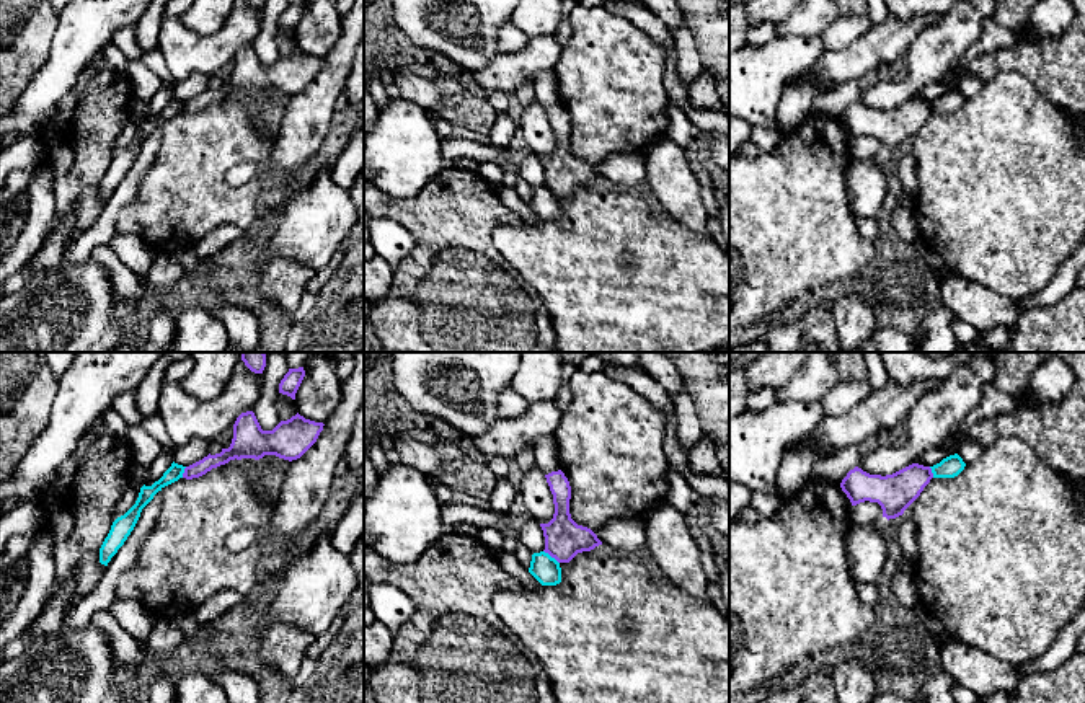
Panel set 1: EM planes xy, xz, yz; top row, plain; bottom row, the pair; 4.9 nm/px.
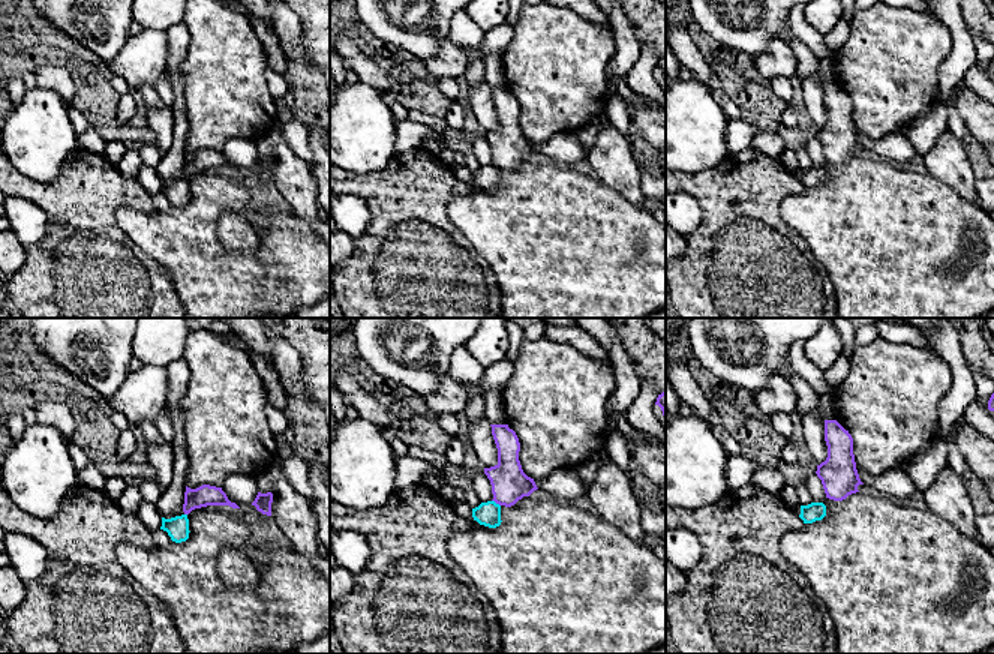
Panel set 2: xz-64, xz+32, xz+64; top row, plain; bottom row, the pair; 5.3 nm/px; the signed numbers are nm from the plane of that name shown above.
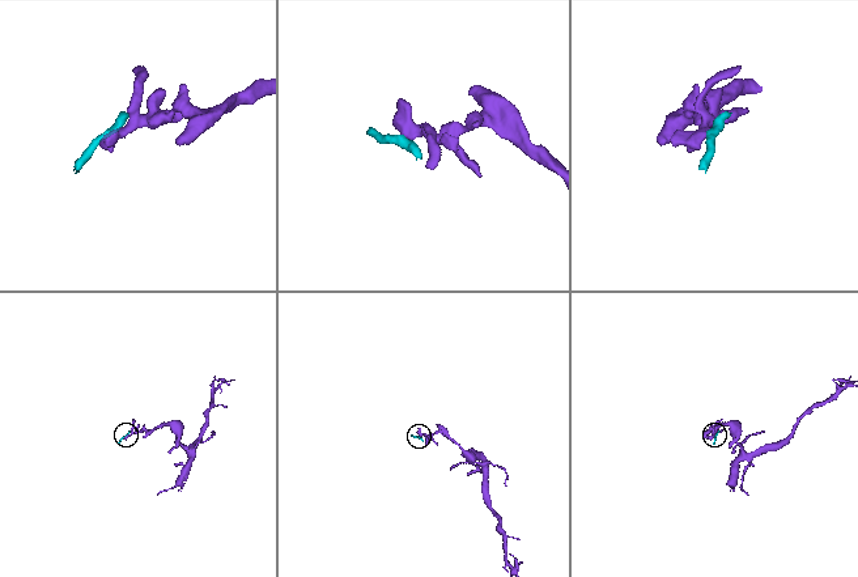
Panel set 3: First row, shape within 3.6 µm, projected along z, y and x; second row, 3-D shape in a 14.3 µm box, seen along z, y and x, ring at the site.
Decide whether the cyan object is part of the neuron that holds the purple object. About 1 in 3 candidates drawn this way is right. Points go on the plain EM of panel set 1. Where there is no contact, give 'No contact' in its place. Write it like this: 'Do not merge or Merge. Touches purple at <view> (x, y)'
Do not merge. Touches purple at xz (552, 191)

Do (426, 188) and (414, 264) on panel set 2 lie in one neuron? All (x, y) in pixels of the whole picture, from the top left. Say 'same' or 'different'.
same

